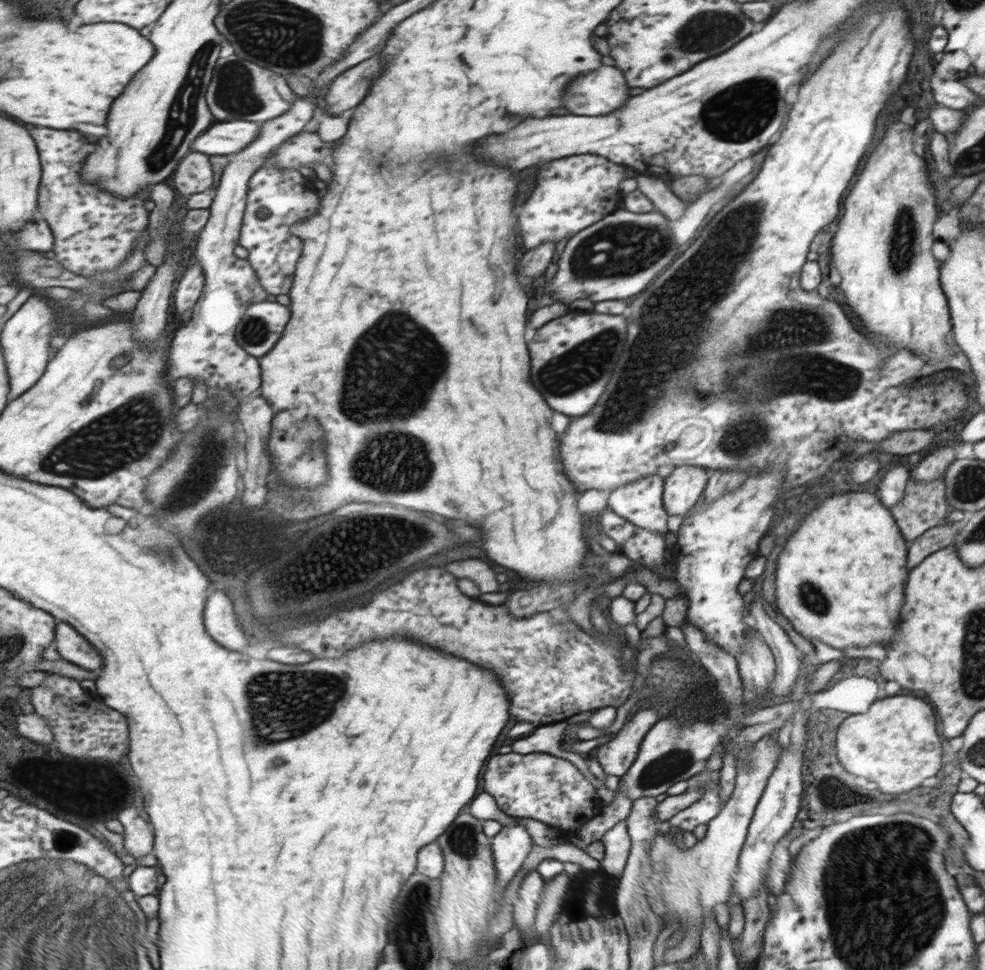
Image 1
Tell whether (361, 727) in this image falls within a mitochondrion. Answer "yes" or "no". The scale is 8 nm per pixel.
no

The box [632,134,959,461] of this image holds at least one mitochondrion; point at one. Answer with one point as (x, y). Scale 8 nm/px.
(785, 327)

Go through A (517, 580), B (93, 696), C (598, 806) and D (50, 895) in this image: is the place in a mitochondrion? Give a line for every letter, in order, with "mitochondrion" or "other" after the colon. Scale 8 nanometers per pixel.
A: other
B: other
C: other
D: mitochondrion

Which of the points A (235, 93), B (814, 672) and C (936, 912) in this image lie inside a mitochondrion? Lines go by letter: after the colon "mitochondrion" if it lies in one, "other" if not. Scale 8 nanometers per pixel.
A: mitochondrion
B: other
C: mitochondrion

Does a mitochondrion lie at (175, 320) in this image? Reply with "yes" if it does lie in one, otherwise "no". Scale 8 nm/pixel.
no

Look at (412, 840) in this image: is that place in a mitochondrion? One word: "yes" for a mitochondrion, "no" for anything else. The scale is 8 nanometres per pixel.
no

